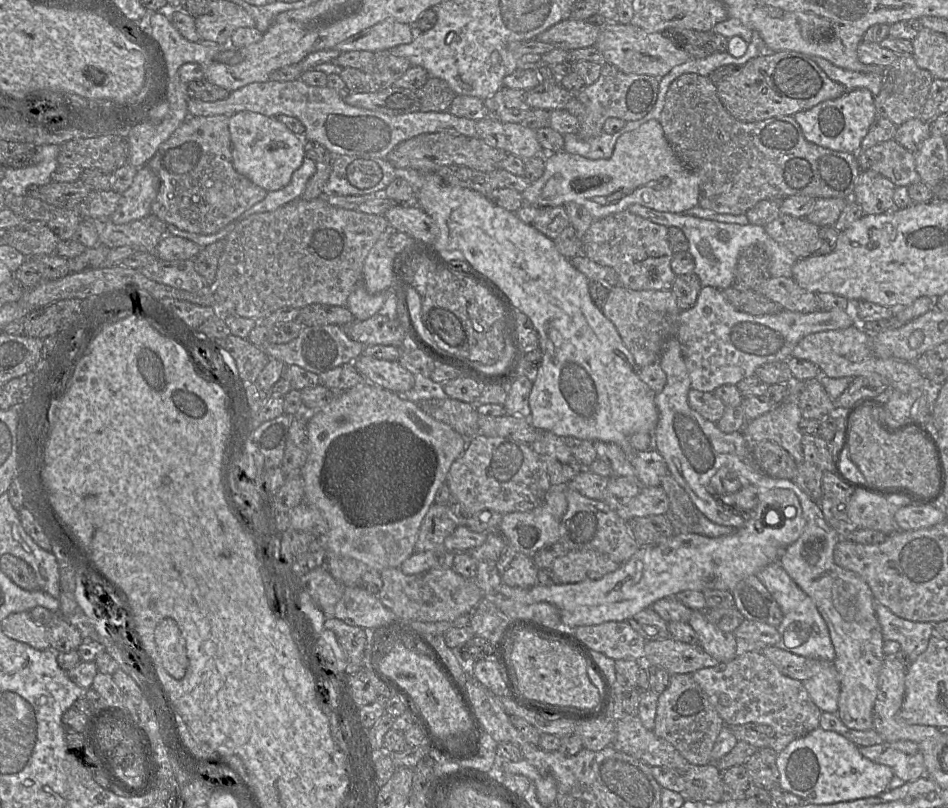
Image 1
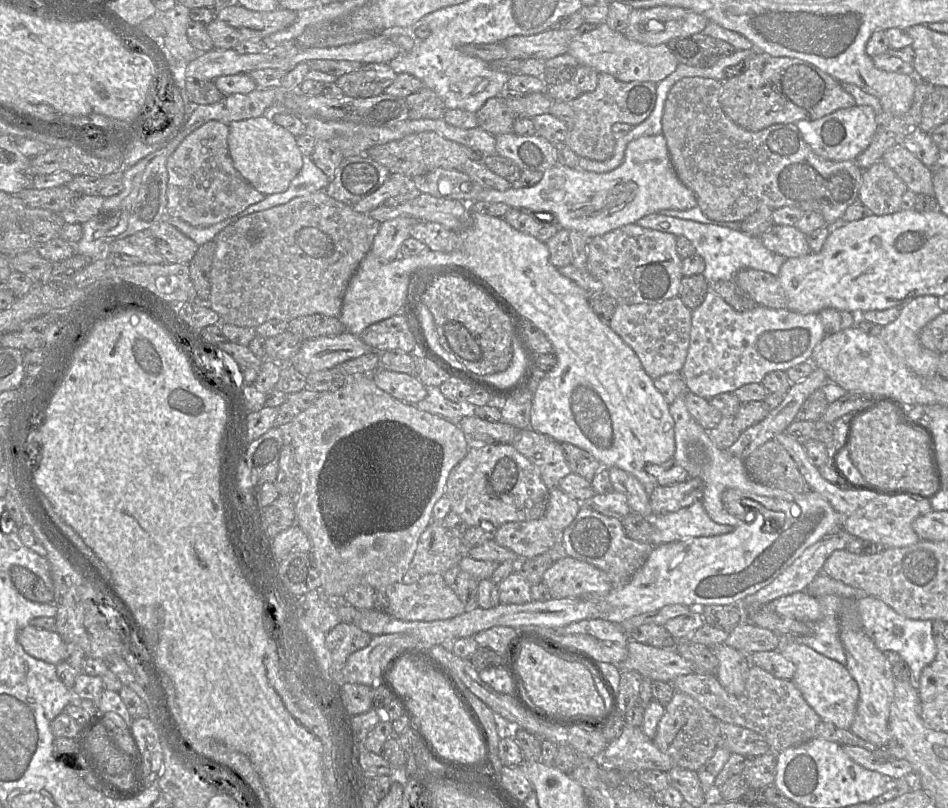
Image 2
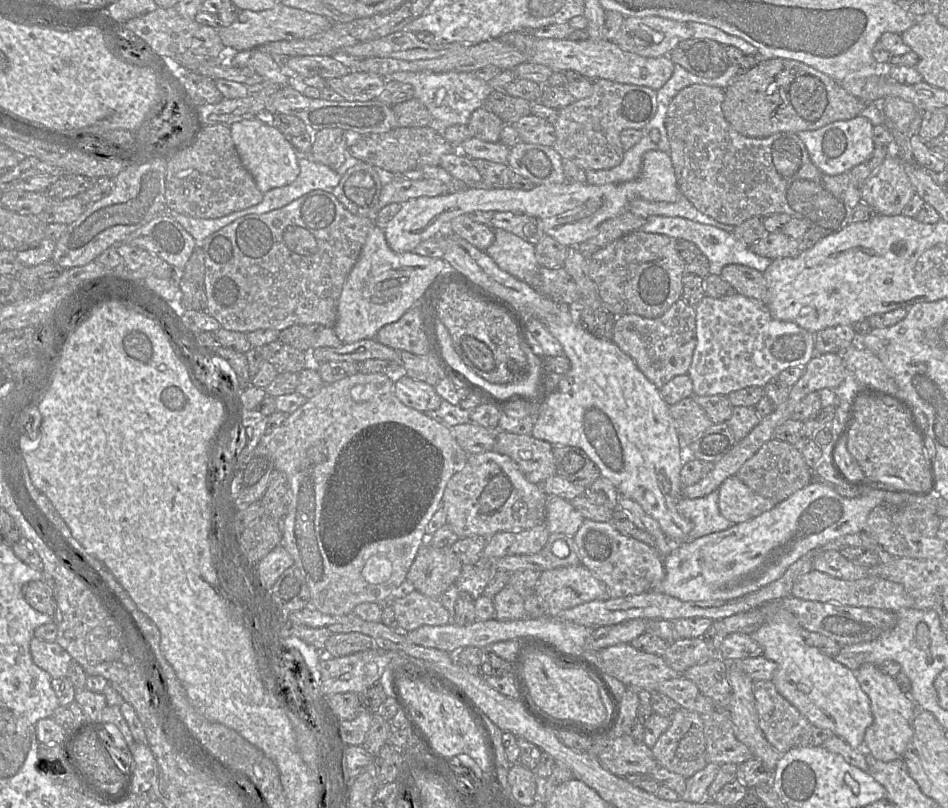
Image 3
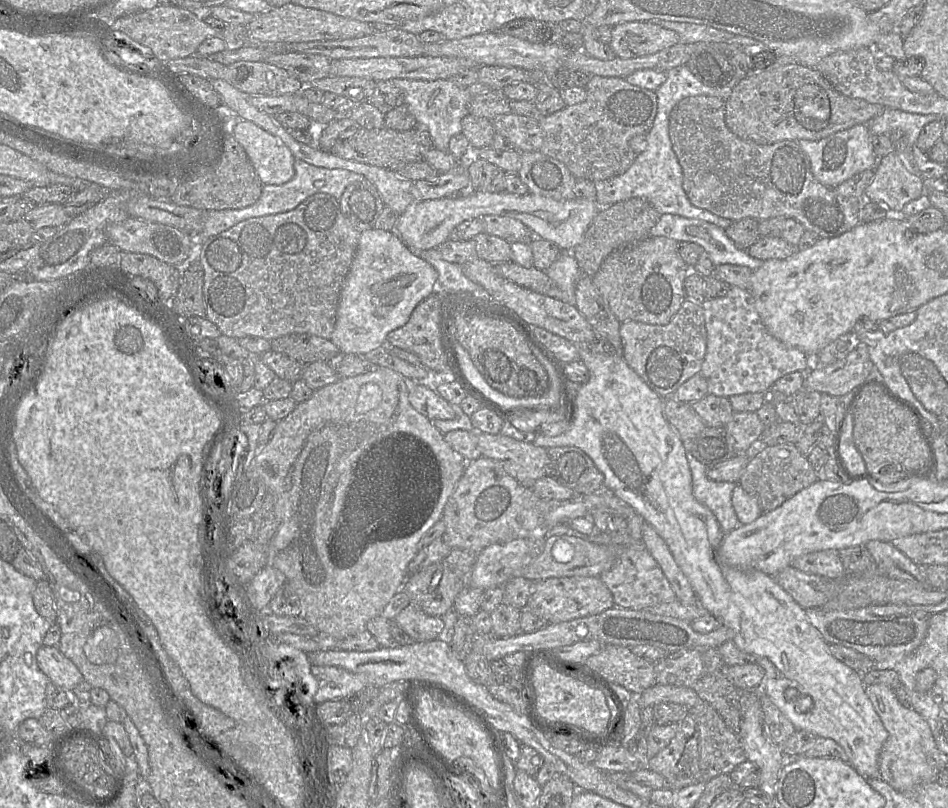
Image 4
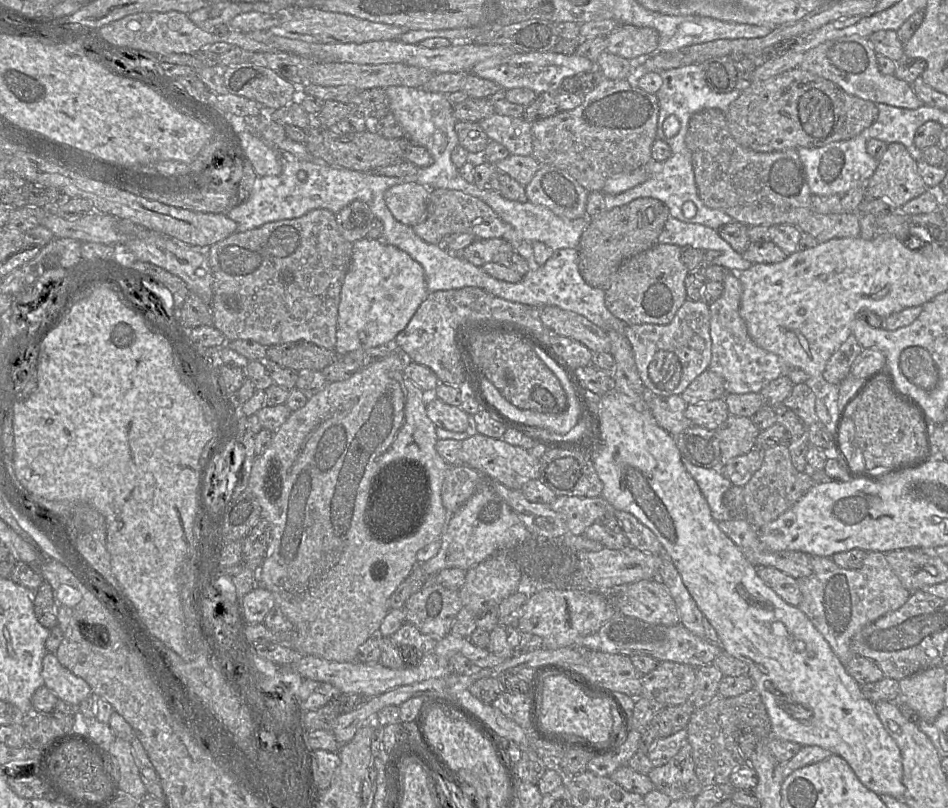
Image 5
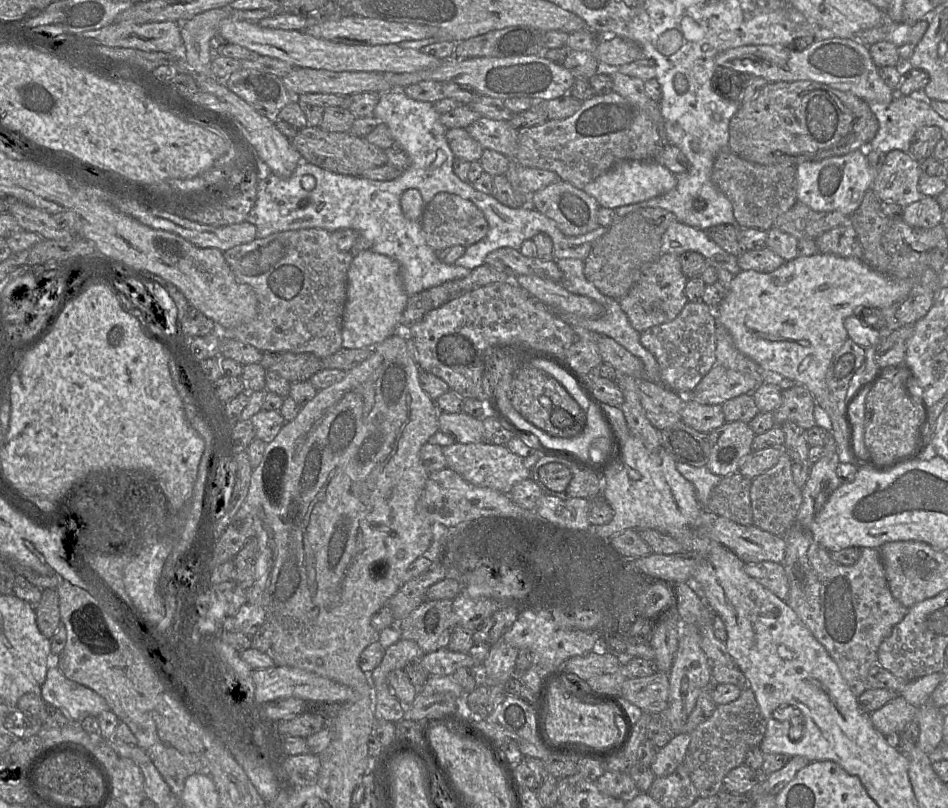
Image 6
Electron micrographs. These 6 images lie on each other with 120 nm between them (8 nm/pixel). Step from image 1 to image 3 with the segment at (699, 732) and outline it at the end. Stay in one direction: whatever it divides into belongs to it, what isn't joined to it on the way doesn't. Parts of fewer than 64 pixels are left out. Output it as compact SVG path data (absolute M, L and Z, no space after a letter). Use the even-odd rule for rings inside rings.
M680 707L671 717L670 727L658 738L652 752L660 767L679 774L685 779L702 770L707 765L707 758L701 715Z

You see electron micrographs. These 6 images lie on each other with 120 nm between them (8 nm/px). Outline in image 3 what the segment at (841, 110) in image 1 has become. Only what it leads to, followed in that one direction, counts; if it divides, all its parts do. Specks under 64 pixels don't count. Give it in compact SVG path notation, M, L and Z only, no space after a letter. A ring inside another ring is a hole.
M860 115L851 120L832 122L822 128L796 133L805 144L812 162L823 173L836 176L850 172L874 151L873 125Z

